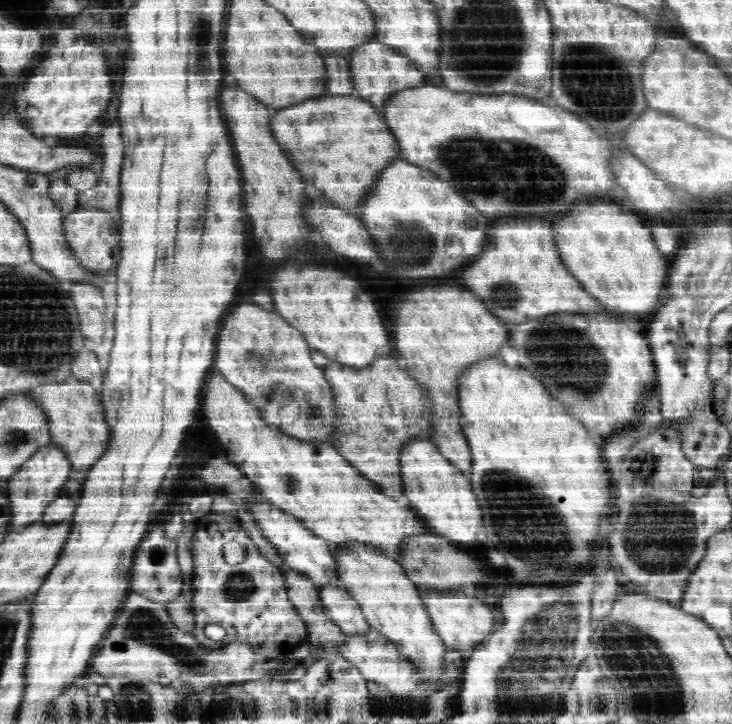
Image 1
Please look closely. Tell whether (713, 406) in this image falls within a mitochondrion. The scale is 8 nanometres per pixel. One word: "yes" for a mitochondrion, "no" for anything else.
no

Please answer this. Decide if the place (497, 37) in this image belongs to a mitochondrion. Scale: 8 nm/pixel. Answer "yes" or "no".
yes

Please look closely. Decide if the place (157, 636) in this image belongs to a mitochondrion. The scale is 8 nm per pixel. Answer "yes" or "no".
yes

